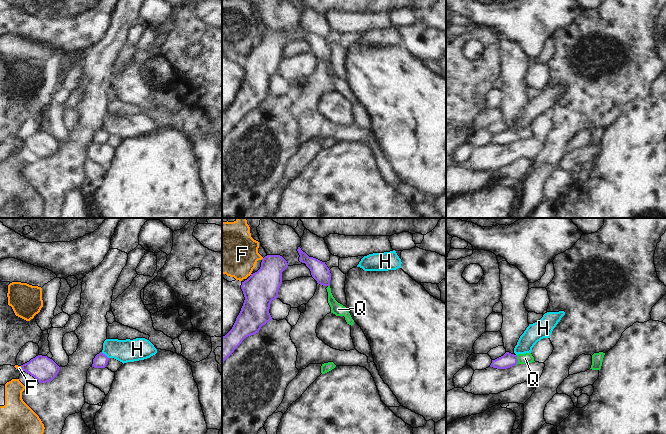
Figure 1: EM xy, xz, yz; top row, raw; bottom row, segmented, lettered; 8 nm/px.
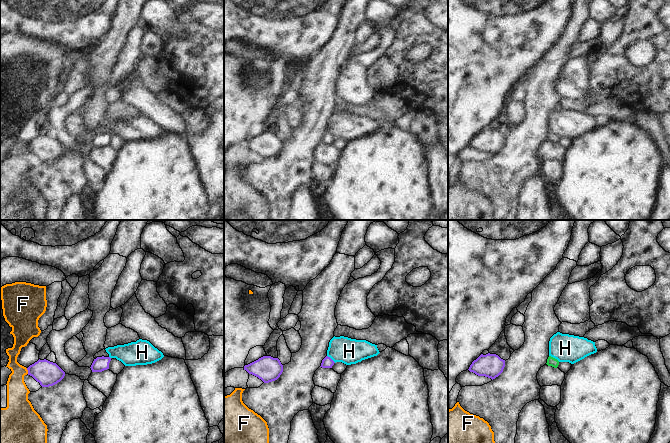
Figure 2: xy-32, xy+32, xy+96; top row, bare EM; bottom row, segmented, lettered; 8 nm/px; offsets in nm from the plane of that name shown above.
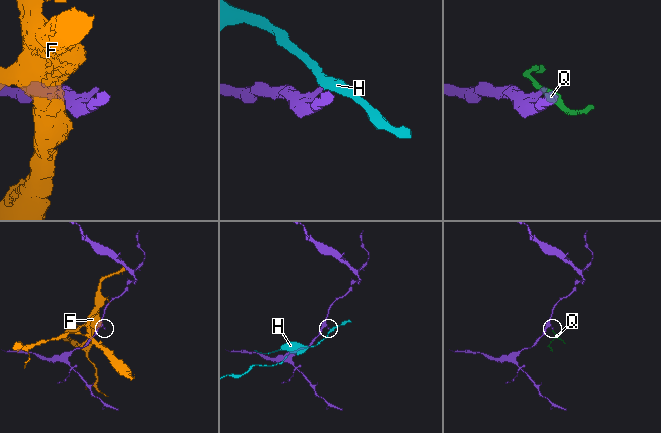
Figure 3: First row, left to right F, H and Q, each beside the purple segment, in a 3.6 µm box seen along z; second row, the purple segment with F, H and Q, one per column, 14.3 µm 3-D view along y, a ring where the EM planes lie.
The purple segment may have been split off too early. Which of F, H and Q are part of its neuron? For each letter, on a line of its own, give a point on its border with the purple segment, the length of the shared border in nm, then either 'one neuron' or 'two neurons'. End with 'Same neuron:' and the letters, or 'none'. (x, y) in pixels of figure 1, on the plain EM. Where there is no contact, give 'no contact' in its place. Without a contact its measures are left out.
F: xy (21, 143) | 40 nm | two neurons
H: xy (105, 131) | 80 nm | two neurons
Q: yz (517, 136) | 80 nm | one neuron
Same neuron: Q

